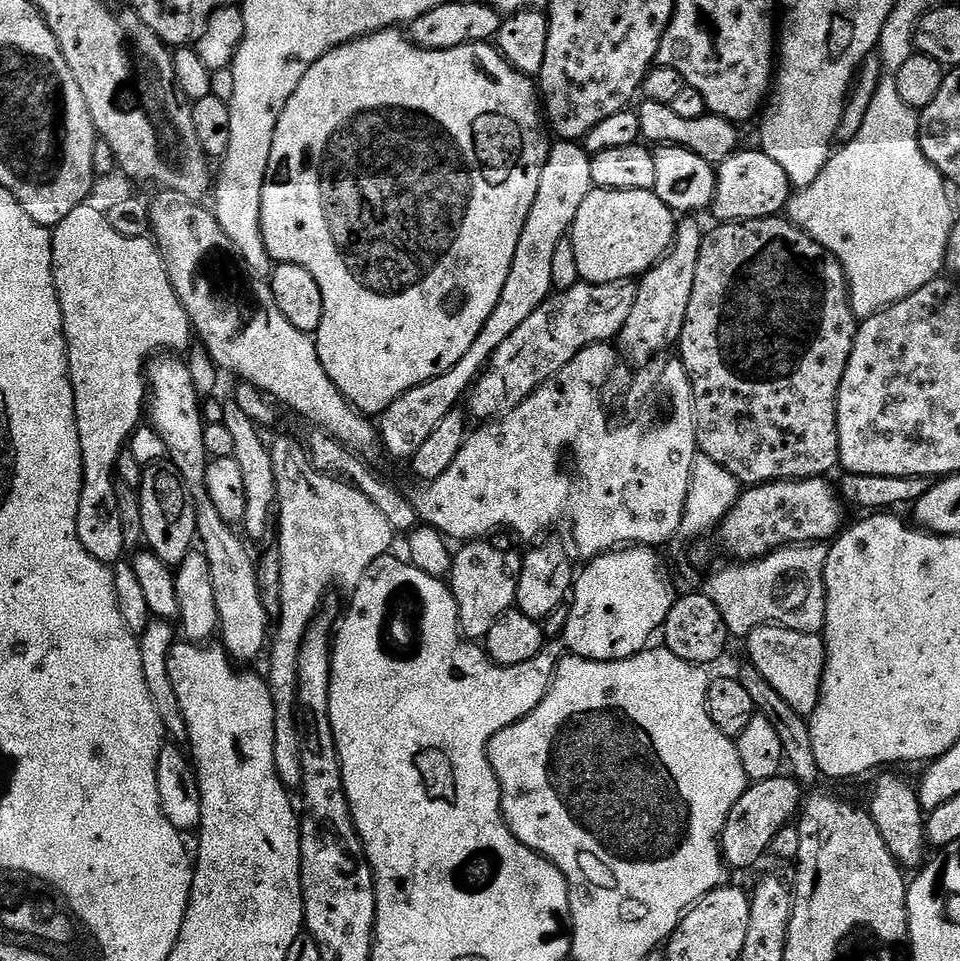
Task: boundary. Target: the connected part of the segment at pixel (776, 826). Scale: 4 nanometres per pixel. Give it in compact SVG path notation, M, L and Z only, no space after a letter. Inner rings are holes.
M786 774L749 785L727 816L720 838L721 852L729 867L748 868L754 865L764 852L767 853L778 830L799 815L804 800L801 788L801 783L795 777Z

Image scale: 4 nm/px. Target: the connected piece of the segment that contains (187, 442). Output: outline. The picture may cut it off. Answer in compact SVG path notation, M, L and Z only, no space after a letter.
M157 354L146 365L146 392L150 397L150 426L166 442L167 459L181 477L204 476L208 472L210 457L204 441L206 417L200 413L202 397L194 390L188 361L180 354Z

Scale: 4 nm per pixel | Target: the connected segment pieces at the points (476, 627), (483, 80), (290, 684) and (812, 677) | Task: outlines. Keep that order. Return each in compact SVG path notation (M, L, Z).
M468 542L463 545L461 552L457 551L452 558L450 587L452 596L456 599L460 615L460 630L467 639L473 642L483 641L490 634L490 626L502 618L502 614L513 611L516 603L516 576L508 573L508 564L504 556L495 548L492 542Z
M384 28L380 32L371 32L368 36L361 36L359 40L351 40L348 44L338 46L327 52L322 58L318 58L318 62L314 62L314 66L310 66L310 70L306 70L306 78L302 78L302 82L298 82L298 90L294 90L294 94L290 94L290 102L286 102L286 106L278 118L278 126L274 130L274 146L270 146L270 162L262 186L262 214L260 215L262 238L266 242L266 250L272 256L273 261L281 264L297 264L310 270L310 274L314 274L314 282L318 282L318 290L322 290L324 299L322 322L314 334L322 370L326 370L330 382L334 382L334 386L338 386L338 390L348 399L349 404L364 413L365 416L379 417L380 413L386 411L390 406L390 402L394 402L394 398L402 398L402 394L406 394L406 390L414 390L414 386L418 386L422 382L430 382L430 378L438 378L442 374L446 374L446 370L450 370L454 366L454 362L458 362L458 358L462 358L462 354L466 354L466 350L470 350L470 346L474 346L474 338L478 338L482 326L486 326L494 306L498 306L498 302L502 298L502 286L506 286L506 278L510 274L510 266L514 262L514 250L518 250L518 238L522 238L522 226L526 226L526 218L530 218L530 206L534 206L534 194L538 194L538 182L542 179L542 170L546 166L550 147L548 136L550 137L550 132L546 127L540 93L533 77L523 76L492 42L454 46L450 50L426 50L412 43L403 31L396 28Z
M280 436L276 441L271 441L272 461L274 462L274 478L276 479L276 503L278 505L278 528L280 524L280 539L278 545L281 552L281 584L282 590L278 595L280 601L280 621L275 621L274 631L270 636L270 651L267 653L266 661L268 660L269 672L266 672L266 679L268 681L268 689L272 692L272 701L276 707L276 725L274 726L274 767L278 778L284 783L285 788L289 790L299 789L302 782L302 762L300 761L300 727L296 725L296 687L298 686L298 650L302 646L302 638L306 634L306 630L312 625L313 620L316 619L318 613L321 611L322 605L325 603L327 592L332 587L345 588L351 590L357 588L362 582L362 578L370 570L370 566L378 558L389 555L390 549L394 539L394 533L390 522L386 522L385 516L378 511L378 506L374 506L374 502L370 498L366 498L366 494L362 494L362 490L358 490L347 480L339 476L328 476L325 472L319 472L312 464L312 457L305 445L300 444L292 436Z
M759 624L747 636L746 644L748 644L748 656L752 659L749 660L751 667L756 668L758 674L762 674L762 678L766 678L766 682L770 682L770 686L774 686L774 690L778 690L778 694L782 694L782 698L786 698L786 702L790 702L790 706L794 706L794 710L798 710L800 716L811 717L812 711L820 701L820 687L824 677L823 635L780 628L777 624Z

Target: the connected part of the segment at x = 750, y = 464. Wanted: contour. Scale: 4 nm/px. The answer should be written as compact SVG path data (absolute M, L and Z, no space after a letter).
M767 216L761 220L737 220L735 222L720 222L715 225L713 232L709 231L702 242L702 250L698 254L698 274L694 274L694 294L690 294L690 306L686 306L686 322L682 326L682 334L678 341L680 356L678 363L684 367L686 374L690 374L690 382L694 386L694 394L690 398L691 411L696 413L696 446L703 455L709 456L718 466L730 470L734 478L741 485L769 484L775 480L805 480L806 478L827 477L828 472L837 471L840 463L840 451L838 450L838 422L836 421L836 403L838 402L838 390L842 386L842 374L846 374L846 362L850 362L850 350L854 350L854 338L858 327L858 318L852 313L852 303L848 297L848 279L844 268L838 262L834 254L830 254L814 238L810 238L804 231L797 228L791 220L780 216Z

